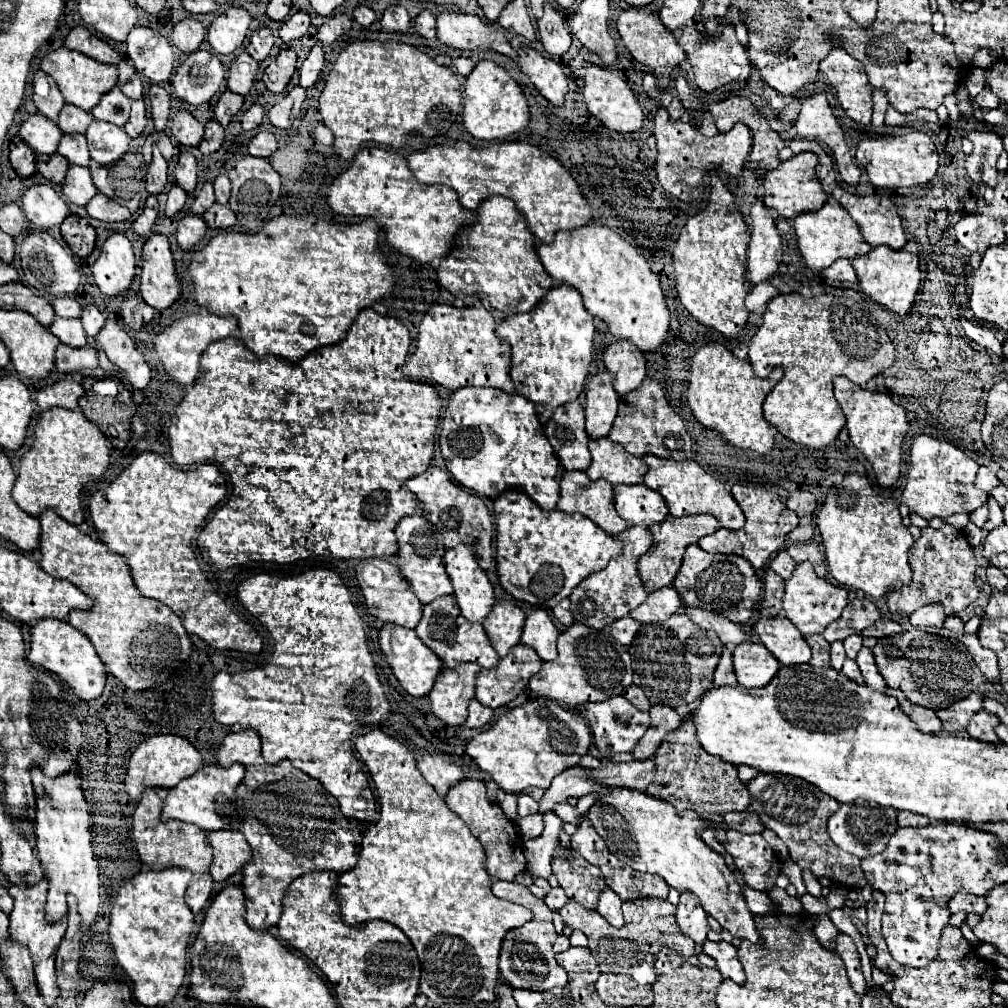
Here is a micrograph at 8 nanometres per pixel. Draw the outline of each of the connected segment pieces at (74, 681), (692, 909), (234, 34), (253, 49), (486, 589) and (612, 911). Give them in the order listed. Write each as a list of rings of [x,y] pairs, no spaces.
[[[42,620],[42,624],[36,624],[32,628],[28,660],[32,664],[56,674],[84,702],[96,700],[104,690],[106,670],[104,670],[104,664],[98,658],[94,646],[90,644],[90,640],[86,640],[86,636],[82,632],[78,632],[64,620]]]
[[[682,892],[680,894],[680,904],[678,904],[678,912],[676,912],[676,922],[680,926],[680,930],[692,938],[698,946],[706,942],[706,934],[710,932],[708,920],[706,920],[706,912],[698,900],[698,896],[690,894],[690,892]]]
[[[228,8],[224,14],[216,16],[208,28],[208,42],[218,54],[232,54],[244,44],[250,26],[250,14],[244,8]]]
[[[260,26],[258,30],[254,30],[246,52],[248,52],[256,62],[264,62],[264,60],[270,56],[272,46],[274,46],[272,30],[270,30],[268,26]]]
[[[458,544],[458,548],[446,550],[444,564],[462,616],[470,622],[482,622],[486,614],[490,614],[496,600],[488,576],[476,562],[474,548]]]
[[[610,888],[602,890],[600,900],[598,900],[598,914],[604,916],[616,928],[620,928],[624,924],[622,908],[620,906],[622,906],[622,900],[618,898],[618,894],[614,894]]]

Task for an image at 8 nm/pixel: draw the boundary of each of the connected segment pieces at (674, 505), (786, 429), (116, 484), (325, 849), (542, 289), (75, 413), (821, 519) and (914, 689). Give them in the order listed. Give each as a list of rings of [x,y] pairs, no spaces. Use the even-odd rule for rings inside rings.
[[[646,454],[644,464],[648,466],[648,472],[644,476],[644,484],[656,492],[660,492],[670,508],[672,516],[690,516],[690,514],[712,514],[718,518],[718,522],[724,528],[730,530],[740,530],[744,526],[744,514],[740,510],[740,506],[736,504],[736,500],[732,498],[732,494],[726,490],[724,482],[720,482],[718,478],[710,476],[702,466],[698,466],[692,460],[682,460],[682,462],[674,462],[674,460],[666,460],[666,458],[658,458],[652,454]]]
[[[834,288],[812,298],[804,298],[792,292],[778,294],[768,302],[766,312],[762,316],[762,326],[750,340],[748,358],[752,370],[772,370],[776,366],[782,366],[786,370],[784,378],[766,396],[764,418],[772,426],[776,426],[778,432],[788,440],[810,448],[824,448],[836,440],[838,432],[846,424],[844,412],[832,392],[832,378],[846,376],[850,382],[866,388],[870,378],[882,374],[886,368],[894,364],[894,344],[886,330],[870,316],[870,302],[860,292]]]
[[[142,452],[112,484],[92,494],[88,510],[100,540],[110,552],[126,558],[142,596],[166,604],[180,616],[190,634],[196,634],[216,650],[260,654],[262,638],[256,630],[252,634],[252,626],[240,620],[214,592],[192,550],[196,530],[224,496],[226,480],[214,464],[184,472],[172,468],[160,454]]]
[[[240,730],[240,732],[230,732],[224,738],[224,742],[220,744],[220,750],[218,750],[218,764],[230,766],[232,762],[238,762],[246,768],[246,776],[244,776],[242,784],[236,788],[236,792],[248,792],[244,802],[248,804],[248,810],[252,810],[252,814],[248,814],[248,820],[244,820],[244,824],[240,826],[240,832],[246,836],[246,840],[254,852],[252,864],[246,864],[246,868],[244,868],[244,884],[242,884],[244,896],[246,896],[246,922],[254,930],[266,930],[266,928],[272,928],[278,924],[280,914],[282,914],[284,892],[294,878],[298,878],[310,870],[332,870],[332,872],[342,874],[342,872],[354,868],[354,864],[358,860],[358,844],[348,826],[348,818],[342,816],[338,802],[322,788],[322,784],[318,784],[318,780],[306,776],[302,770],[294,768],[290,762],[282,762],[276,766],[264,762],[262,754],[260,754],[258,732]],[[272,792],[292,792],[292,798],[282,796],[282,794],[272,794]]]
[[[492,196],[480,204],[478,222],[472,228],[464,228],[458,244],[442,258],[438,280],[466,306],[488,302],[490,308],[500,310],[506,316],[530,312],[554,286],[554,280],[546,274],[536,254],[536,238],[530,232],[526,218],[518,212],[514,202],[502,196]]]
[[[50,408],[42,412],[34,428],[34,444],[20,460],[14,502],[30,516],[40,516],[46,508],[54,510],[66,522],[78,526],[84,522],[80,492],[86,482],[102,478],[110,464],[110,448],[106,436],[96,424],[88,422],[80,410]]]
[[[862,474],[844,476],[844,482],[828,492],[828,498],[816,516],[816,526],[822,536],[822,546],[826,552],[826,566],[832,578],[840,586],[862,590],[872,598],[882,598],[890,594],[892,590],[910,584],[912,570],[908,564],[908,548],[914,544],[914,538],[910,536],[908,528],[902,524],[902,516],[898,512],[896,502],[892,498],[884,498],[876,494],[866,476]]]
[[[912,630],[880,638],[872,654],[890,688],[902,690],[912,704],[930,710],[948,708],[984,684],[984,676],[980,674],[972,656],[966,652],[966,646],[956,638],[942,638],[922,630]]]

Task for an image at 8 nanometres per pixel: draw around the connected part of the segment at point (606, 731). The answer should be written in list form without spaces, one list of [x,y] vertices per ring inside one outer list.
[[[614,696],[606,702],[590,702],[586,704],[586,720],[590,724],[594,744],[604,756],[632,752],[632,748],[638,744],[638,740],[644,736],[644,732],[650,728],[650,716],[648,712],[642,712],[634,708],[624,696]]]

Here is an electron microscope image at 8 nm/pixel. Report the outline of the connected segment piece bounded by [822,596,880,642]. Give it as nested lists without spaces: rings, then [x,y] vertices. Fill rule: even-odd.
[[[858,596],[852,600],[852,604],[854,606],[846,606],[844,616],[834,620],[834,624],[826,626],[826,632],[822,636],[828,642],[844,640],[850,634],[860,634],[864,628],[872,626],[880,618],[880,610],[876,608],[876,604],[870,598]]]

